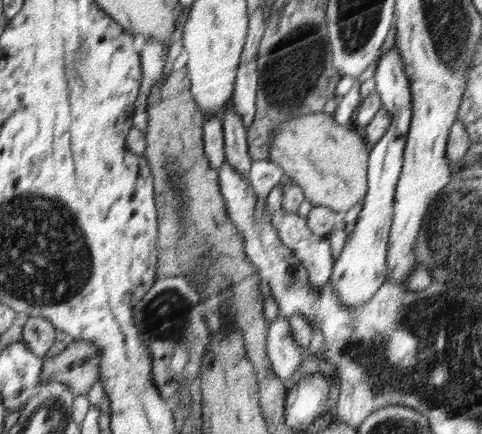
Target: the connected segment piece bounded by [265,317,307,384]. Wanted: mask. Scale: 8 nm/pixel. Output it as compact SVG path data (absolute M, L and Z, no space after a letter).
M279 317L269 322L265 349L274 374L284 384L307 357L307 352L293 339L290 323L286 318Z

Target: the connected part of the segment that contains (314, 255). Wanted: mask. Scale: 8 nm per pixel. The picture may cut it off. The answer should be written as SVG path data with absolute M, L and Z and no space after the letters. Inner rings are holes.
M284 184L273 186L265 198L265 206L270 211L270 220L272 227L278 231L279 239L284 246L294 251L296 260L307 268L309 283L319 291L331 277L334 266L334 257L330 248L330 241L326 237L315 235L306 225L306 218L298 216L297 212L282 212Z

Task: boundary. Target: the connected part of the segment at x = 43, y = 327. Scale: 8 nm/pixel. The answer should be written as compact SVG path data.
M27 316L22 326L22 341L44 359L46 351L56 342L56 331L49 319Z

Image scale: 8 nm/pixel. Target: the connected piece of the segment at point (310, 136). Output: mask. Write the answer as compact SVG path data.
M316 113L312 115L306 115L302 117L295 117L288 121L284 121L280 127L270 136L270 155L268 155L268 161L278 164L284 171L285 176L290 179L289 182L295 183L303 190L306 200L310 200L311 205L314 206L327 206L334 210L337 214L343 216L346 212L359 202L363 202L367 193L367 163L370 158L369 152L365 146L365 140L362 138L361 132L356 128L344 128L344 126L338 126L334 122L333 116L329 116L326 113Z

